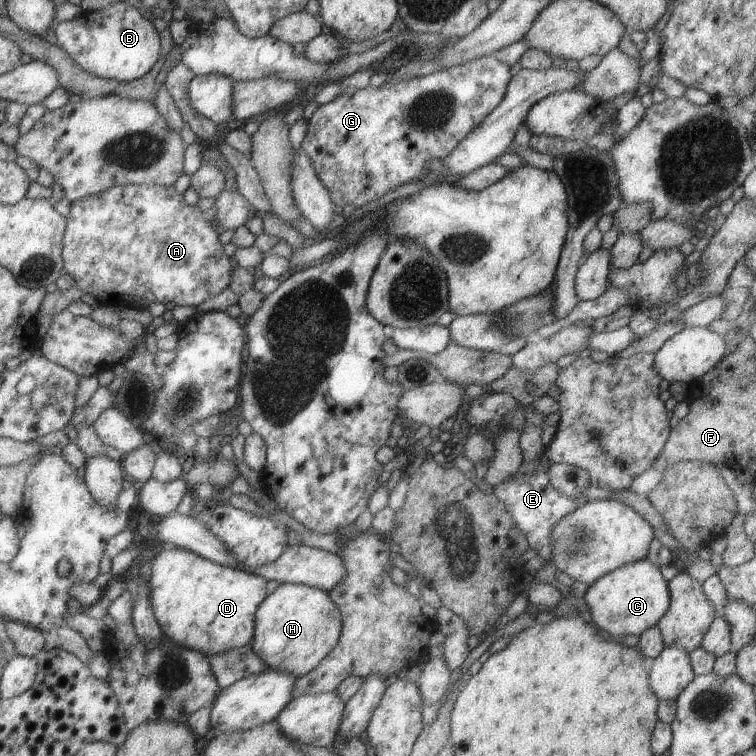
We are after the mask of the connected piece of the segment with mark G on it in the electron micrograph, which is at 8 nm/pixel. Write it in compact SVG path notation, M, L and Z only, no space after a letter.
M491 54L428 76L397 80L379 88L368 85L352 92L344 91L335 100L320 105L307 120L301 148L310 156L320 182L331 194L332 202L345 206L347 211L355 210L408 182L424 178L429 172L426 162L450 156L460 140L478 128L504 99L512 78L511 68Z

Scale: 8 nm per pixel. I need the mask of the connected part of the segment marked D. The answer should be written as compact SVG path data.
M173 546L166 547L155 556L152 563L147 566L147 573L155 618L168 639L206 656L244 647L253 641L256 627L255 613L262 600L267 598L267 581L262 576L250 570L211 562L194 552Z

